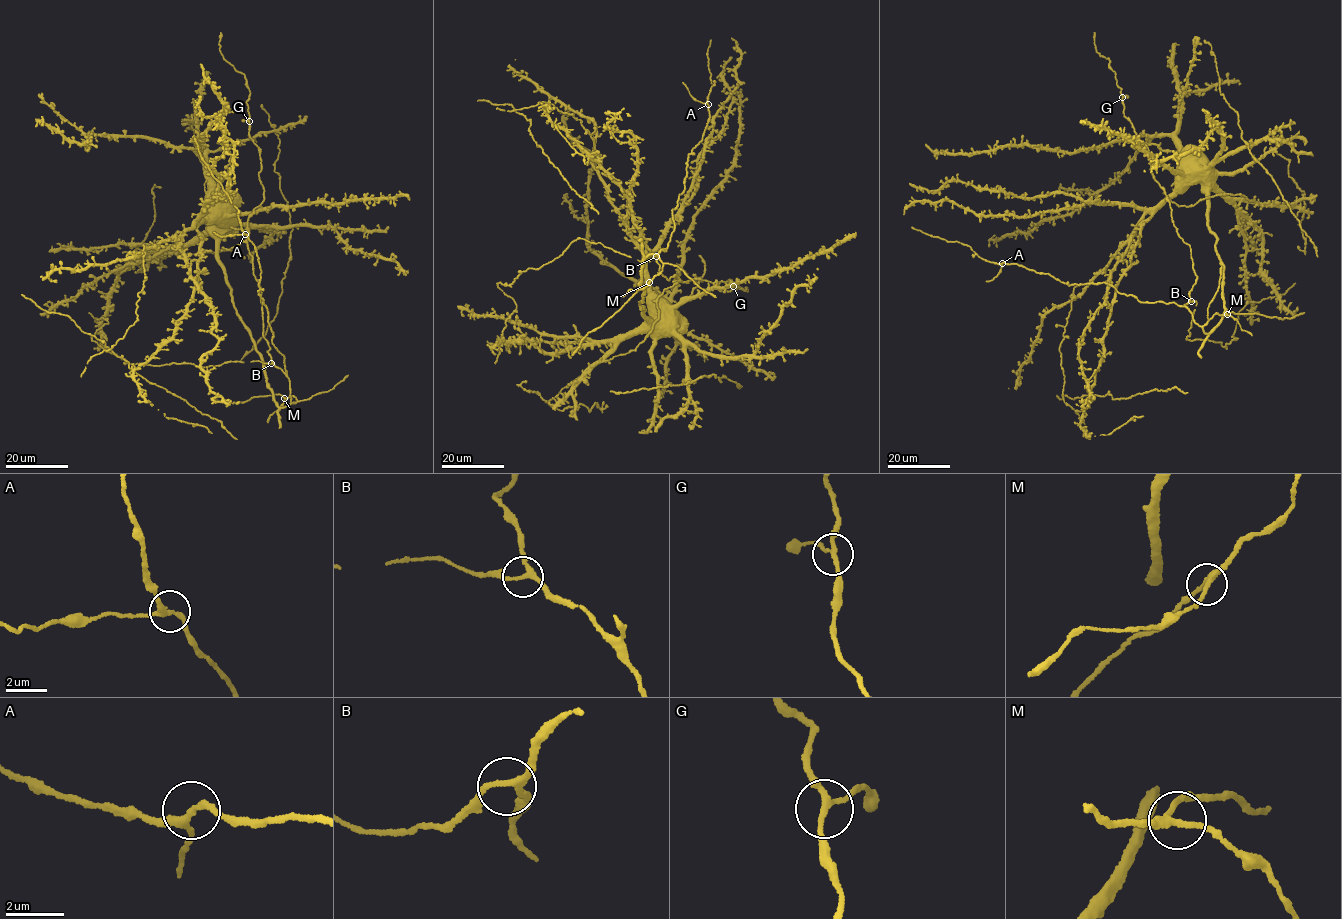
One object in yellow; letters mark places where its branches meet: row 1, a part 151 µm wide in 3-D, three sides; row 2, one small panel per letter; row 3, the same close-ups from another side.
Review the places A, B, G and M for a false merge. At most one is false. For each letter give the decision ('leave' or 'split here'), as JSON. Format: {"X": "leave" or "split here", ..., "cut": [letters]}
{"A": "leave", "B": "leave", "G": "leave", "M": "leave", "cut": []}

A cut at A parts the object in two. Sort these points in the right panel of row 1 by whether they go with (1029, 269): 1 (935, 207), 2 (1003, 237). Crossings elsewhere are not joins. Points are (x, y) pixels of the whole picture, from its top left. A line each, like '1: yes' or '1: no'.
1: yes
2: yes

